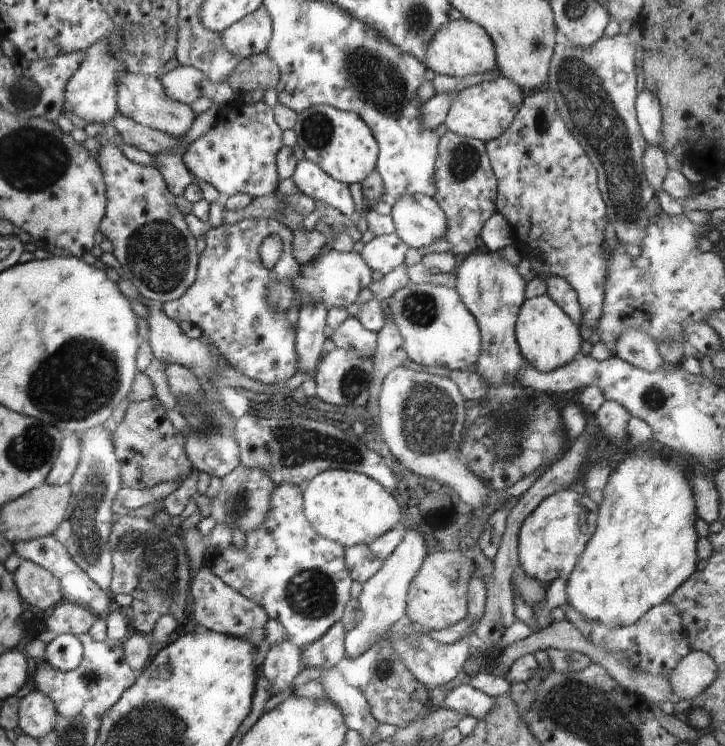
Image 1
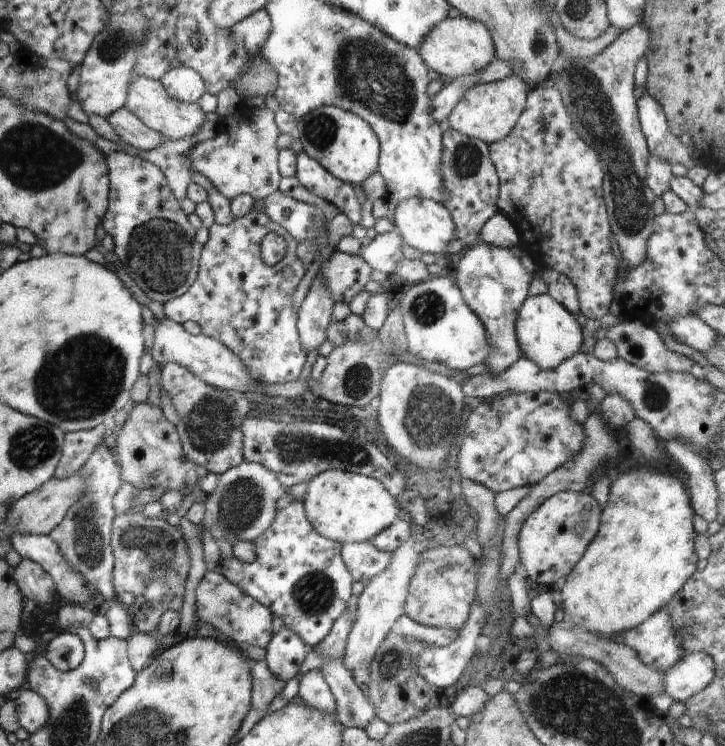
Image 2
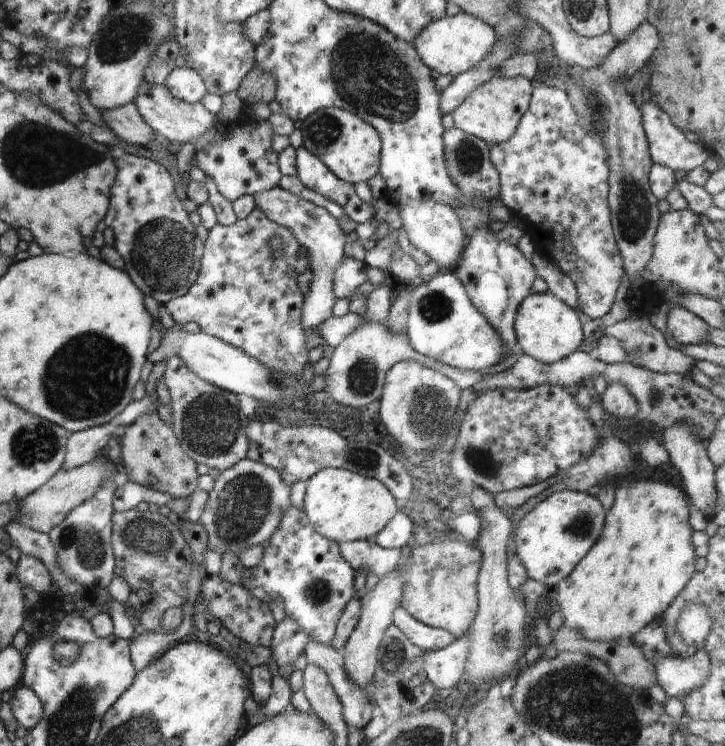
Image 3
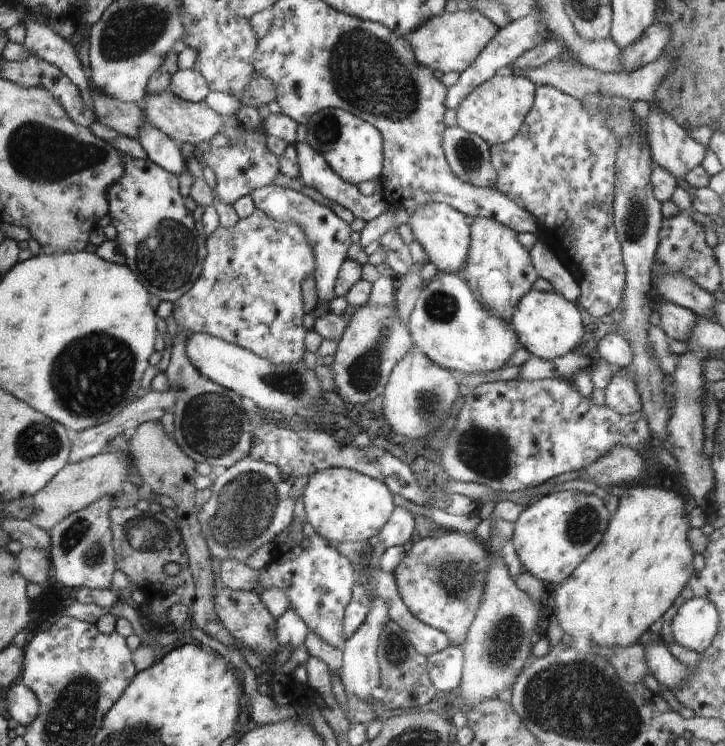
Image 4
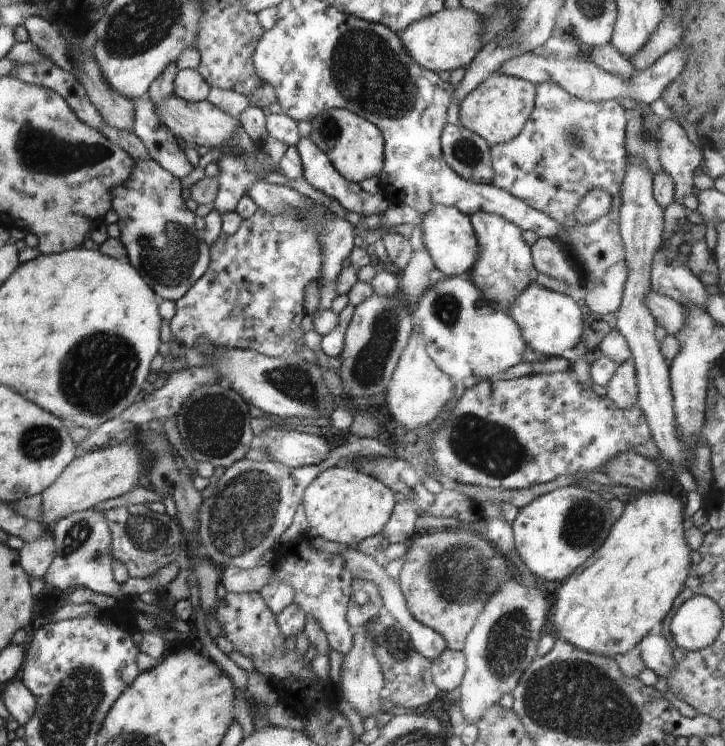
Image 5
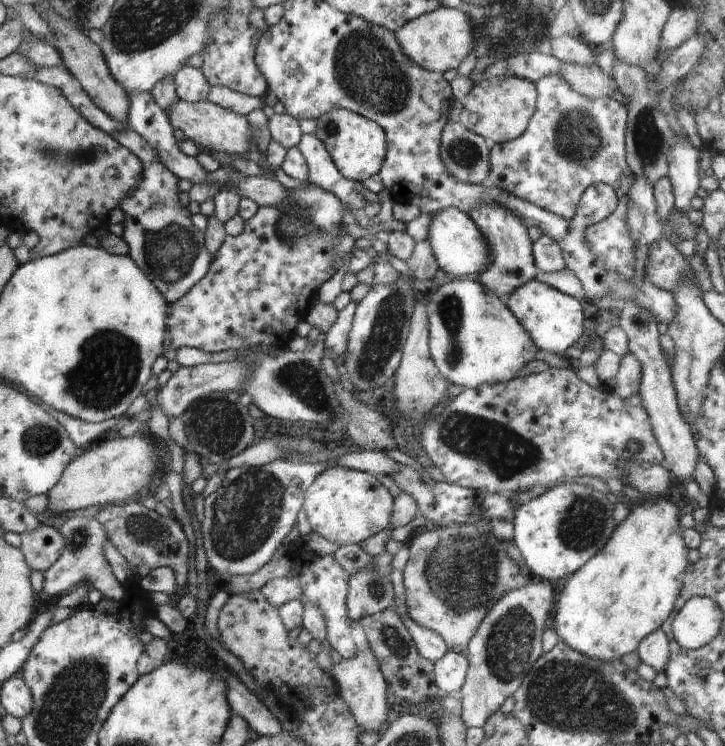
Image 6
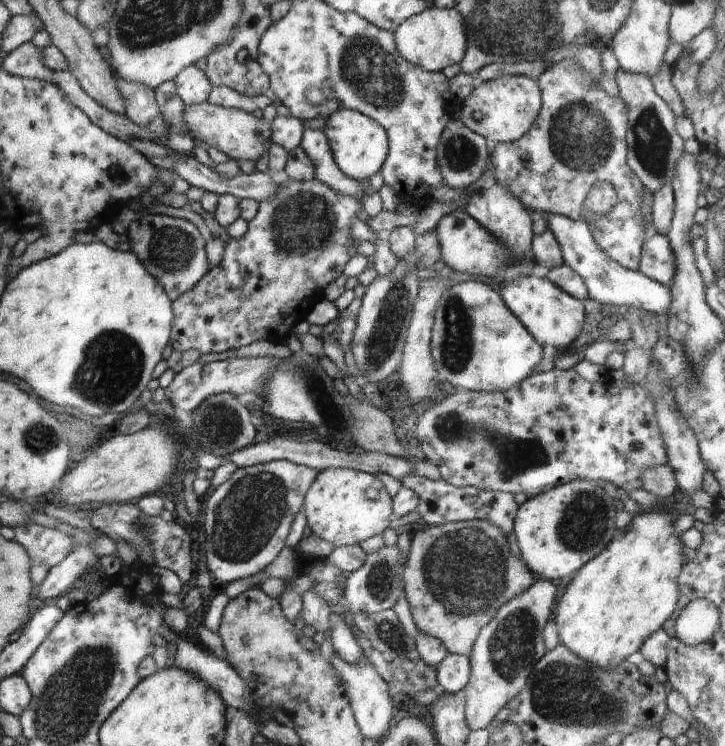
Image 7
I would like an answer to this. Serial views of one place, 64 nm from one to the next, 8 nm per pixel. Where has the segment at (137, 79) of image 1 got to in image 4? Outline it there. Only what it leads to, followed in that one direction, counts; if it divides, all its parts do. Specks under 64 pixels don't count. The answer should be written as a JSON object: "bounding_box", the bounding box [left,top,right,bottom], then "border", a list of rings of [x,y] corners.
{"bounding_box":[143,89,233,149],"border":[[[168,89],[156,94],[146,94],[146,96],[143,106],[145,118],[152,126],[161,130],[177,144],[188,142],[199,149],[200,143],[209,142],[223,125],[233,122],[214,112],[204,101],[197,103],[185,101]]]}

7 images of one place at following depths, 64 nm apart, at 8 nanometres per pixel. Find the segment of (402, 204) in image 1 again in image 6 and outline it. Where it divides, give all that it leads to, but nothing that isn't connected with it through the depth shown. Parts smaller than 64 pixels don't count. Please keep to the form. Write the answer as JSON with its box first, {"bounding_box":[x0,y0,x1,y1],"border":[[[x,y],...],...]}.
{"bounding_box":[427,207,489,278],"border":[[[448,207],[434,213],[430,220],[427,239],[437,265],[453,278],[477,278],[487,265],[489,251],[484,235],[468,214],[456,207]]]}

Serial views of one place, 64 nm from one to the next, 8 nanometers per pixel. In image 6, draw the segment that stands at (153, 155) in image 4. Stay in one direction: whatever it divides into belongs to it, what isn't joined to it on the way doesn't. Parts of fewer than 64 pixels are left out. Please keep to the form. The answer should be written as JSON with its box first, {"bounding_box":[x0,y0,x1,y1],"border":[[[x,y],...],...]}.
{"bounding_box":[128,92,207,184],"border":[[[151,92],[132,93],[128,96],[130,101],[128,126],[148,142],[149,146],[156,151],[159,160],[172,174],[175,174],[179,179],[184,178],[184,180],[192,180],[196,184],[201,183],[207,177],[207,172],[195,158],[180,151],[180,147],[178,147],[180,135],[170,124],[166,112],[156,104]]]}

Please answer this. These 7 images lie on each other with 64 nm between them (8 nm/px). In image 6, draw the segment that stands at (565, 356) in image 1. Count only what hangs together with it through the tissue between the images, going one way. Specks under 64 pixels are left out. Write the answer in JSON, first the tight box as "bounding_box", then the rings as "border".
{"bounding_box":[503,279,585,357],"border":[[[537,279],[524,283],[512,294],[504,296],[503,301],[521,322],[538,350],[564,357],[566,349],[570,348],[572,344],[576,344],[584,332],[582,328],[585,318],[580,301],[576,297],[564,294]]]}

